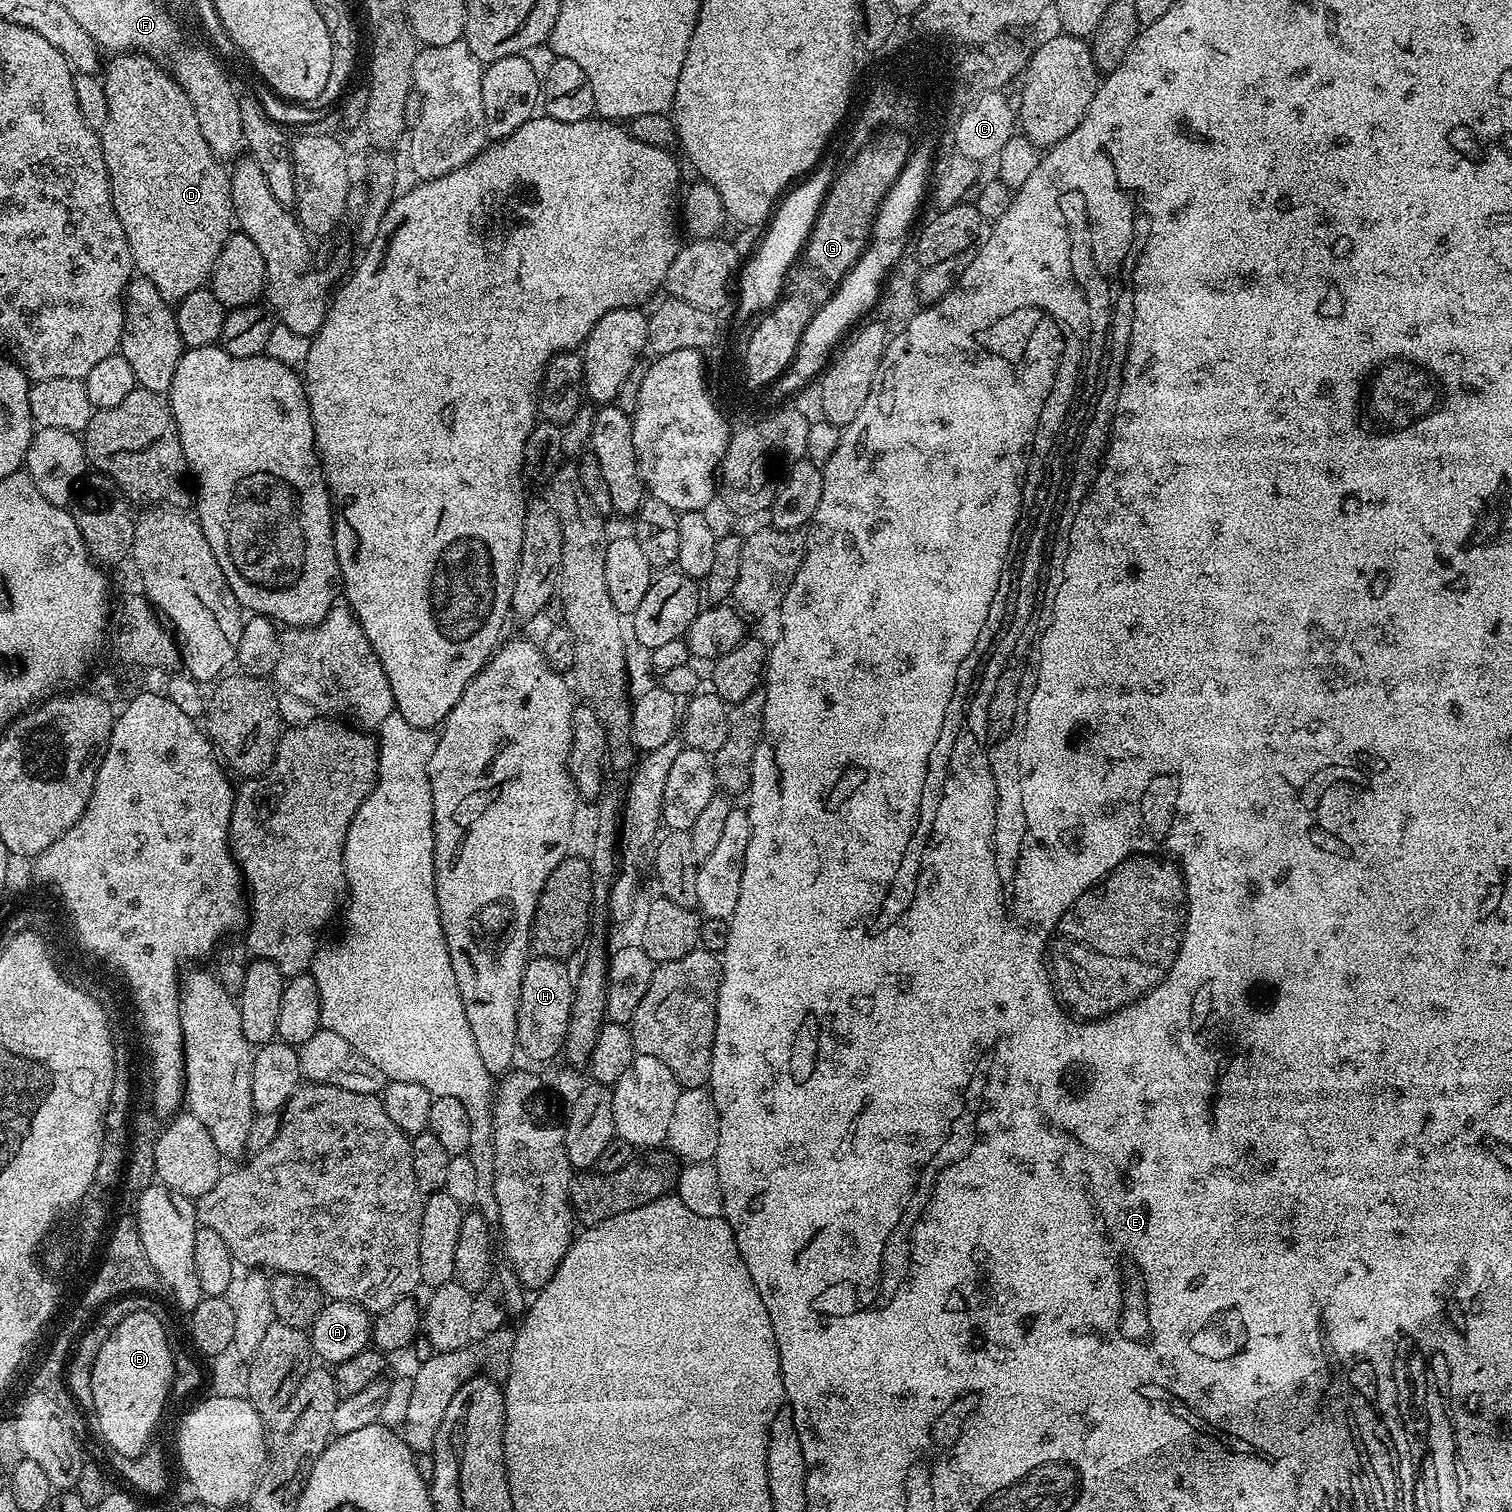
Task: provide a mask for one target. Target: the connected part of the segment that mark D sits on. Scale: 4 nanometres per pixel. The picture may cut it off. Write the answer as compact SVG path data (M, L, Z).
M116 54L111 57L108 69L102 72L104 89L106 90L106 106L110 106L110 114L106 114L106 126L99 129L100 145L104 151L104 161L108 171L108 180L112 184L112 201L114 210L118 214L118 222L122 222L122 230L126 230L126 238L130 246L130 254L135 271L145 276L169 302L179 302L194 290L205 287L209 283L212 270L216 266L216 259L222 246L234 231L234 213L232 210L232 178L229 169L225 166L202 136L201 127L195 117L194 106L190 98L175 77L159 68L157 61L149 55L143 54Z

